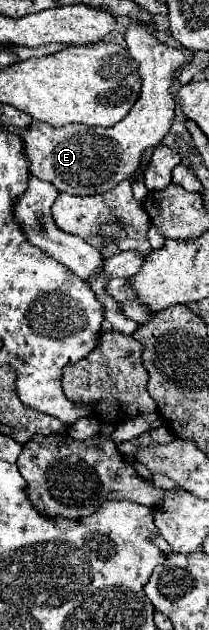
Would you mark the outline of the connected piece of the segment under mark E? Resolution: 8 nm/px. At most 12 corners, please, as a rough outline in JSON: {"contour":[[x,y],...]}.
{"contour":[[138,20],[124,38],[140,98],[110,128],[34,122],[30,172],[90,196],[134,176],[162,144],[184,54]]}

